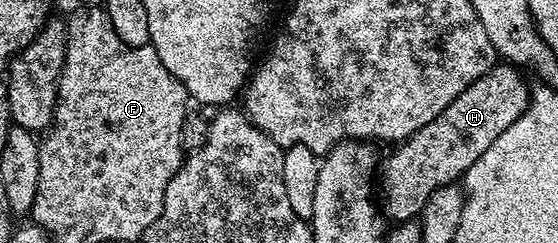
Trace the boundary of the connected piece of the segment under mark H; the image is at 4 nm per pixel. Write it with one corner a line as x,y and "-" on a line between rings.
509,62
495,63
481,78
472,82
472,86
464,90
464,94
457,96
438,117
428,122
428,126
416,130
416,134
412,134
395,147
398,149
387,158
386,165
383,168
381,165
380,168
380,180
382,176
380,204
385,215
387,212
394,222
413,221
421,217
429,196
438,187
454,184
465,177
466,171
476,162
476,158
480,158
480,154
484,154
484,150
488,150
488,146
492,146
492,142
496,142
496,138
500,138
500,134
504,134
504,130
508,130
508,126
512,126
512,122
516,122
516,118
520,118
530,105
532,88
531,85
526,85
526,80
521,75
525,76

